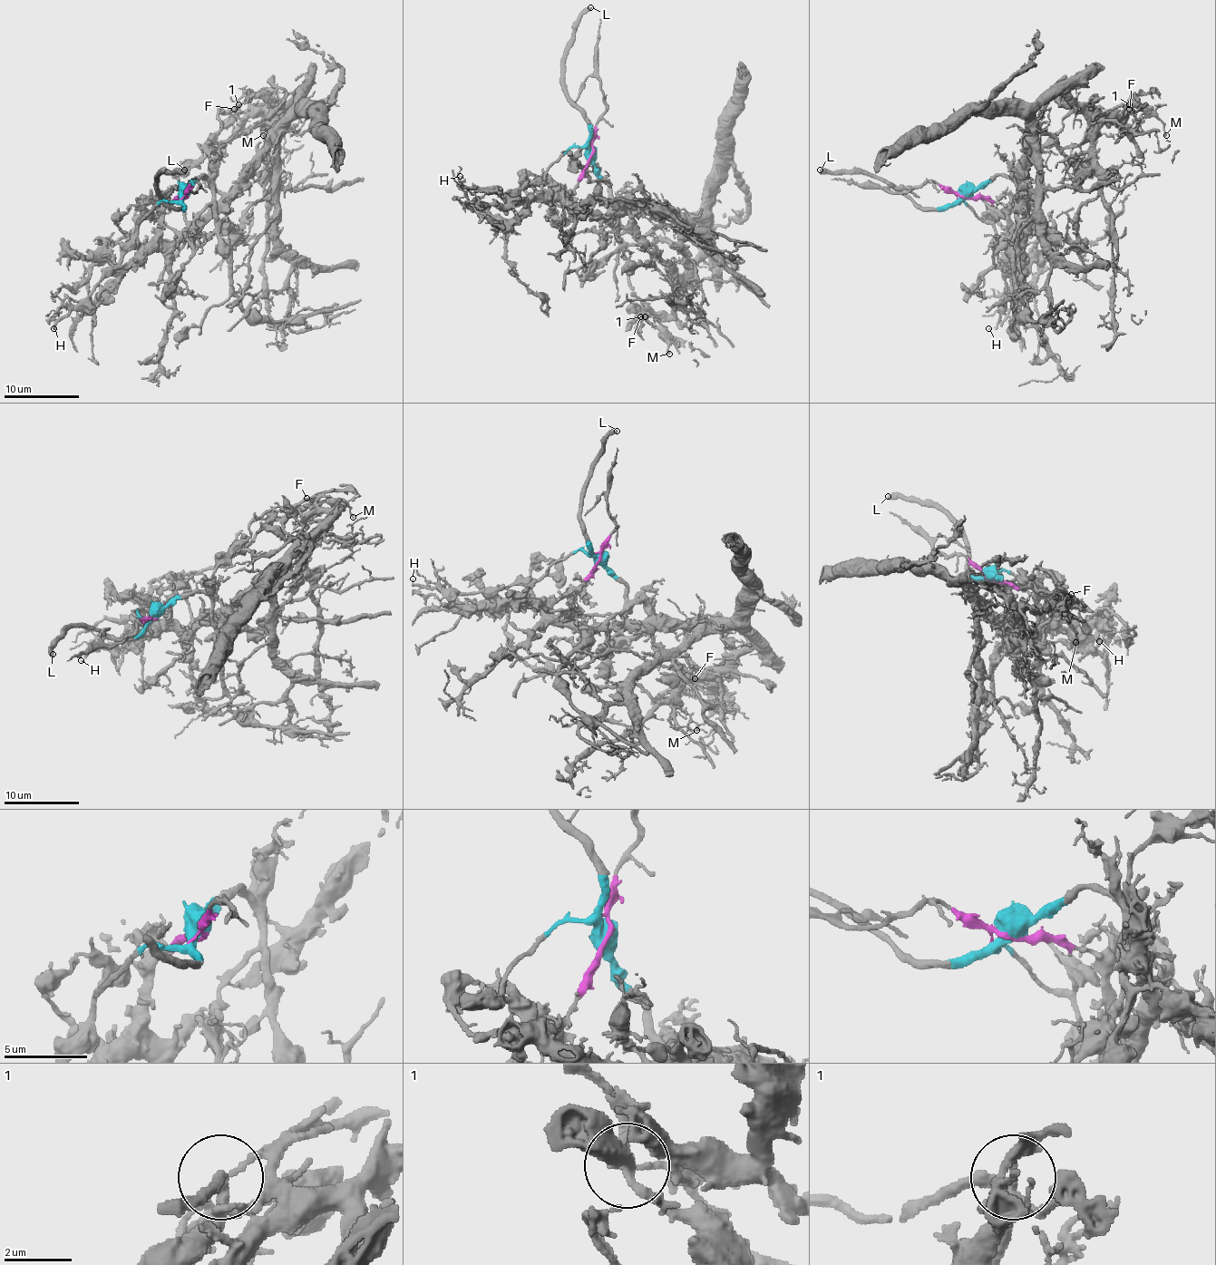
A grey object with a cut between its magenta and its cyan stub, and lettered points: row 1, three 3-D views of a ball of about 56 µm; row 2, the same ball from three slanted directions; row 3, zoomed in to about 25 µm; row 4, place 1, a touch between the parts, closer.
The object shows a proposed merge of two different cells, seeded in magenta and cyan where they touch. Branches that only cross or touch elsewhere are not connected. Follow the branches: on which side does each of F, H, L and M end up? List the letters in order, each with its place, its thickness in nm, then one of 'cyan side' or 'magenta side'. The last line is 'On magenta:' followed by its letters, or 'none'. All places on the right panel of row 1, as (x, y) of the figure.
F: (1129, 109) | 130 nm | magenta side
H: (988, 328) | 70 nm | cyan side
L: (820, 170) | 440 nm | cyan side
M: (1166, 135) | 150 nm | cyan side
On magenta: F

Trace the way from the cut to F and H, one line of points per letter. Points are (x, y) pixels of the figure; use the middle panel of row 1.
F: (591, 153), (572, 204), (704, 225), (705, 248), (683, 275), (681, 303), (639, 316)
H: (591, 153), (583, 148), (569, 150), (540, 183), (507, 192), (465, 187), (460, 176)

